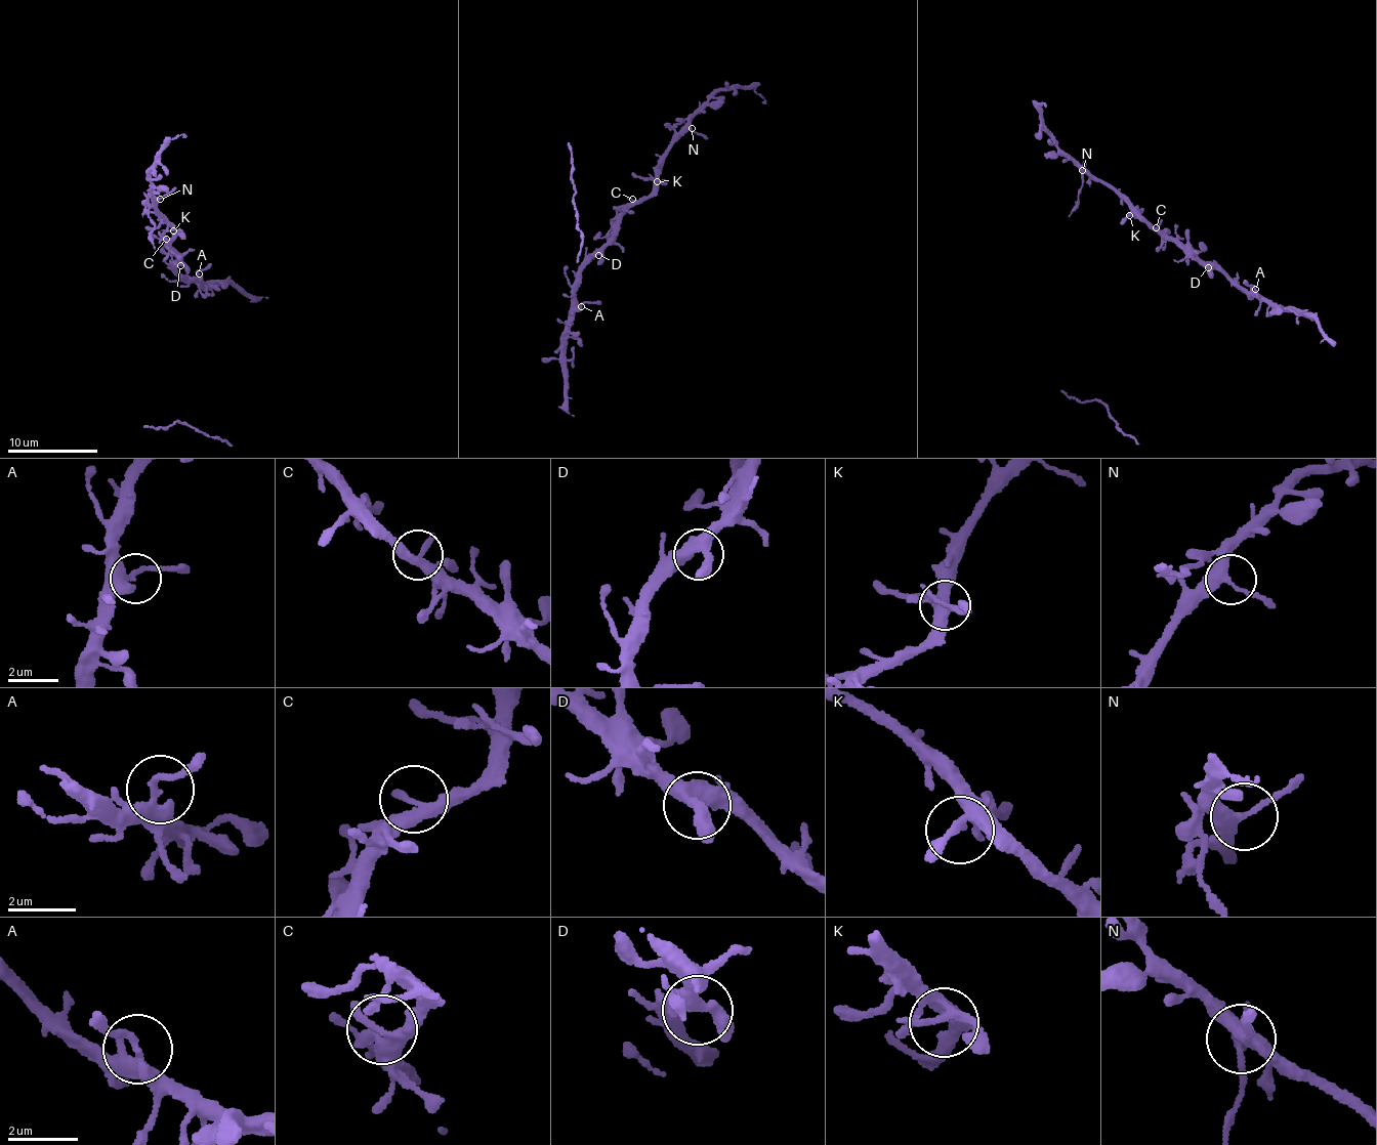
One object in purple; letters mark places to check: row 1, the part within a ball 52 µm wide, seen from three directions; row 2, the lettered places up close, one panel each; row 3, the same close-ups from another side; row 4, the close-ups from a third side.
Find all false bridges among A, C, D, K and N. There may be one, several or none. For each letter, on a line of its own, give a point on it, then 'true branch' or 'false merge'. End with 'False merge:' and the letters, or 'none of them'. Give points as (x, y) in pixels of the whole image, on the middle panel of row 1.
A: at (581, 306); true branch
C: at (632, 199); true branch
D: at (598, 255); true branch
K: at (657, 181); true branch
N: at (692, 128); true branch
False merge: none of them

